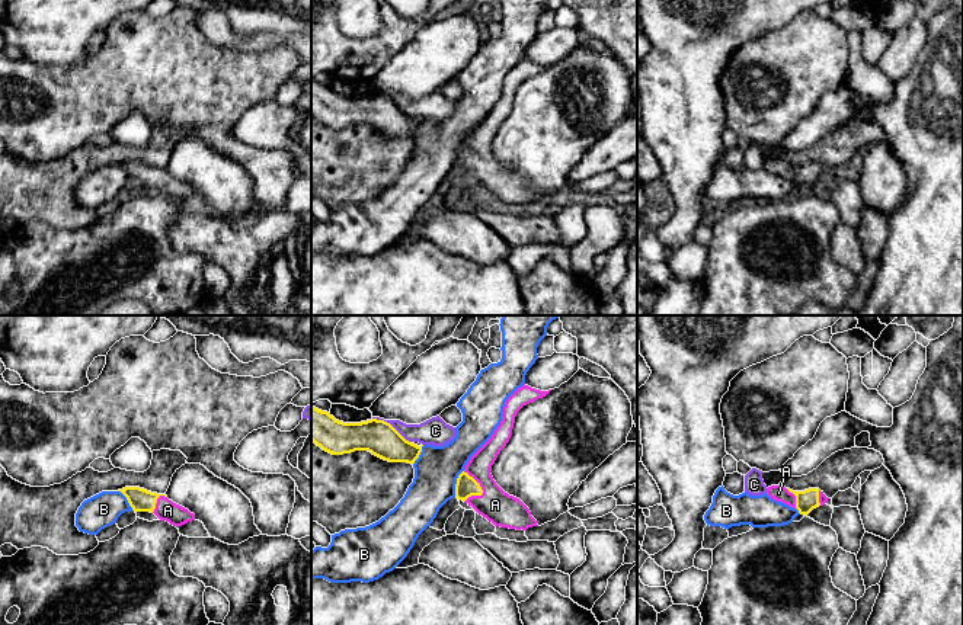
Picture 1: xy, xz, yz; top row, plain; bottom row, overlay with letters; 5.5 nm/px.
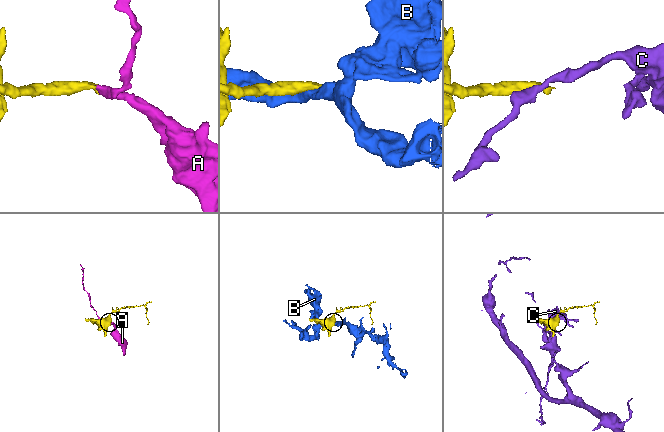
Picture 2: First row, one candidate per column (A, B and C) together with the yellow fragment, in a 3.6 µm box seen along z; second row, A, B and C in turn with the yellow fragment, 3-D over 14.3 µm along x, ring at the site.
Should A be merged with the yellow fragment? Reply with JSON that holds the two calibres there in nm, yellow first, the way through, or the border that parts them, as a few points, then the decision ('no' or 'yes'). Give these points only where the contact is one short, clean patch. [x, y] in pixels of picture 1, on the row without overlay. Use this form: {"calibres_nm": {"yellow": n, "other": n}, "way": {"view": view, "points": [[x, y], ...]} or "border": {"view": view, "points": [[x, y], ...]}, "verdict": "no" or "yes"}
{"calibres_nm": {"yellow": 120, "other": 180}, "way": {"view": "xz", "points": [[466, 160], [476, 160], [482, 164], [495, 179]]}, "verdict": "yes"}

